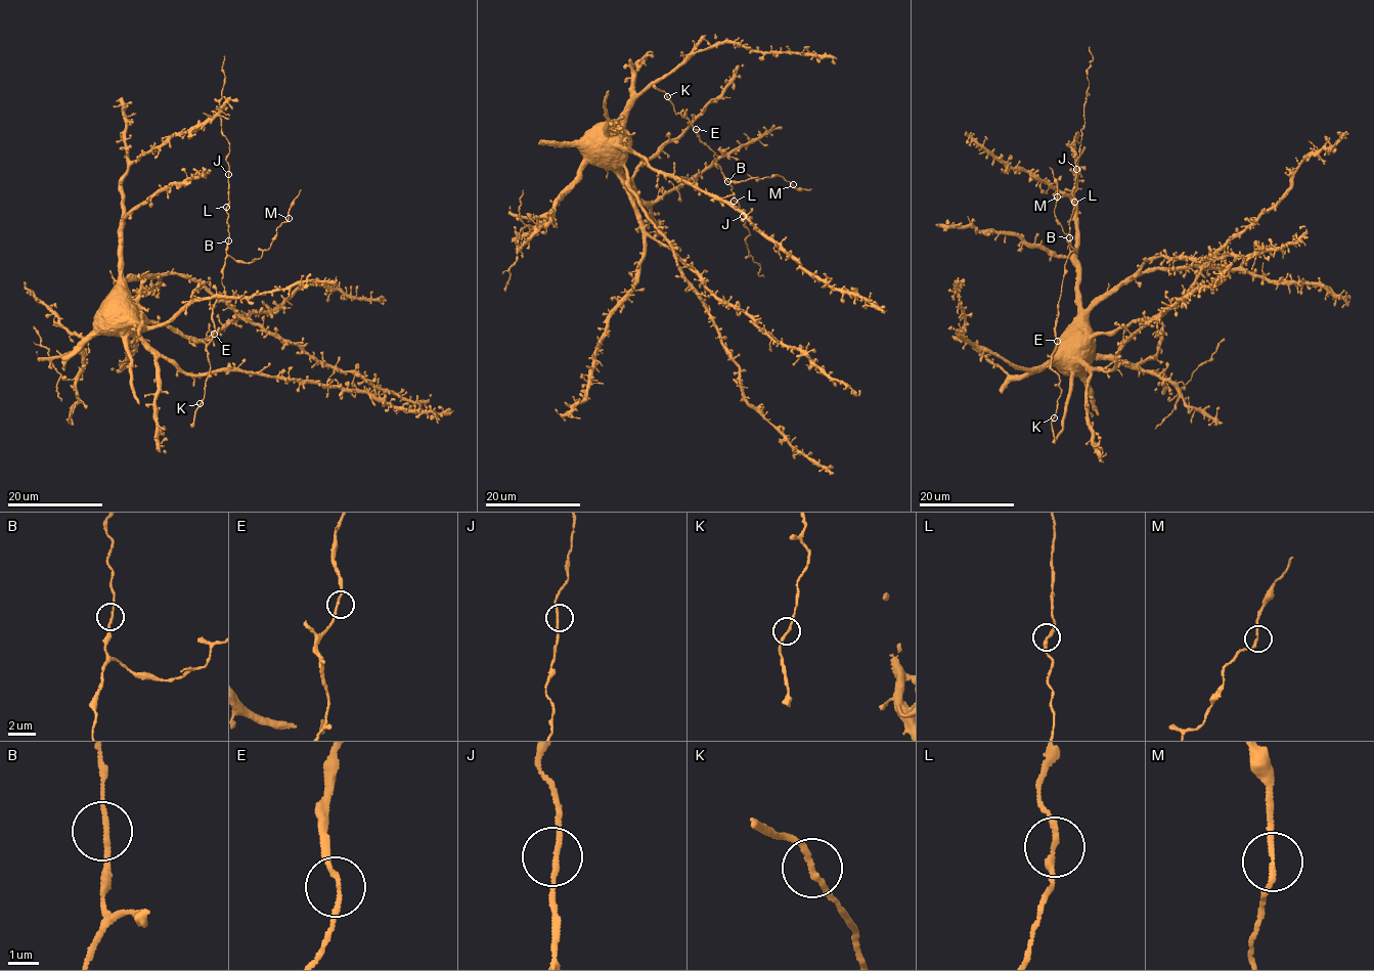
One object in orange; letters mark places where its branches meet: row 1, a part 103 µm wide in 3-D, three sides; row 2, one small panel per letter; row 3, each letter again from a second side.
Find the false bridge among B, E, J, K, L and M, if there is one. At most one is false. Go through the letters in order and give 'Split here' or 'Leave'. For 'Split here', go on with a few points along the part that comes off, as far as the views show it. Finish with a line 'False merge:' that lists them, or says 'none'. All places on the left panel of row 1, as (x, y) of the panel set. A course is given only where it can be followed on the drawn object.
B: Leave
E: Leave
J: Leave
K: Leave
L: Leave
M: Leave
False merge: none

